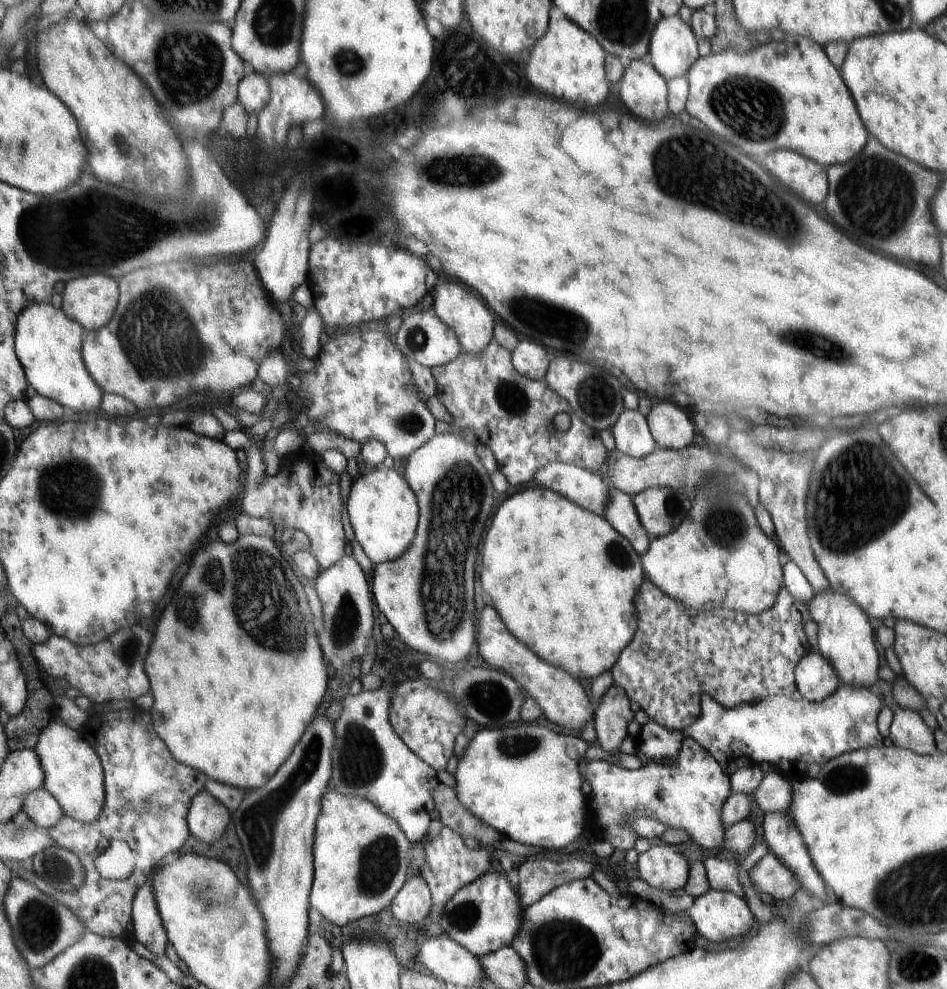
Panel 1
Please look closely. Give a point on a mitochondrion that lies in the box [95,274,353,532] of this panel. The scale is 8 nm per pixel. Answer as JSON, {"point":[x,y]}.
{"point":[155,333]}

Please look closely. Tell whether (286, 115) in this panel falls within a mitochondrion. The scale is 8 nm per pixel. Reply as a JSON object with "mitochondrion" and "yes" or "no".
{"mitochondrion":"no"}

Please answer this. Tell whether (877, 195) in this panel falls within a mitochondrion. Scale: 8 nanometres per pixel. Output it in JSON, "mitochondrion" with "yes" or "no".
{"mitochondrion":"yes"}

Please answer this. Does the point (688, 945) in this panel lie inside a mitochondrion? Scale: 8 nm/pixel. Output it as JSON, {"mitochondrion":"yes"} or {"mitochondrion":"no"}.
{"mitochondrion":"no"}

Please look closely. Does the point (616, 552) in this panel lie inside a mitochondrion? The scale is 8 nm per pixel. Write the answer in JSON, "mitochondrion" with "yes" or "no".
{"mitochondrion":"yes"}

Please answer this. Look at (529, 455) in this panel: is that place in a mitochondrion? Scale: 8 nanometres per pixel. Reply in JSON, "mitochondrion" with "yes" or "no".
{"mitochondrion":"no"}

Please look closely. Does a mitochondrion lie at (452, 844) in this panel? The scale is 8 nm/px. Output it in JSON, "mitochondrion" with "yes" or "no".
{"mitochondrion":"no"}

